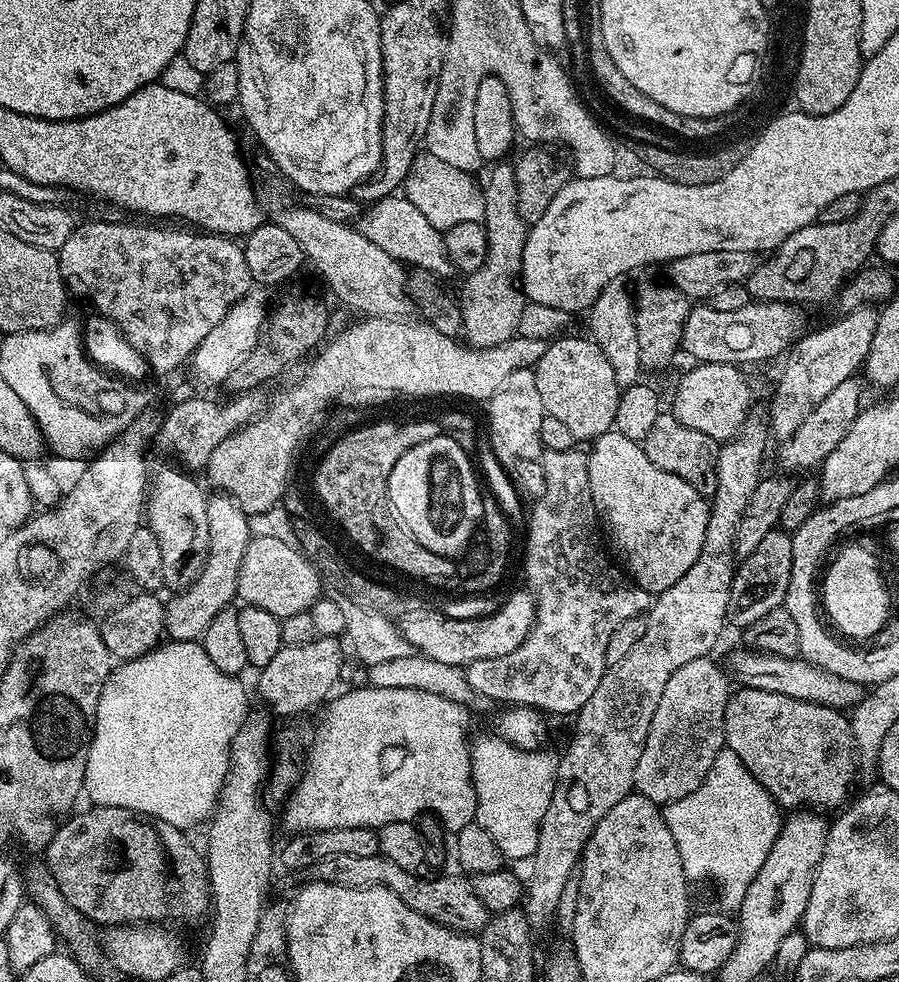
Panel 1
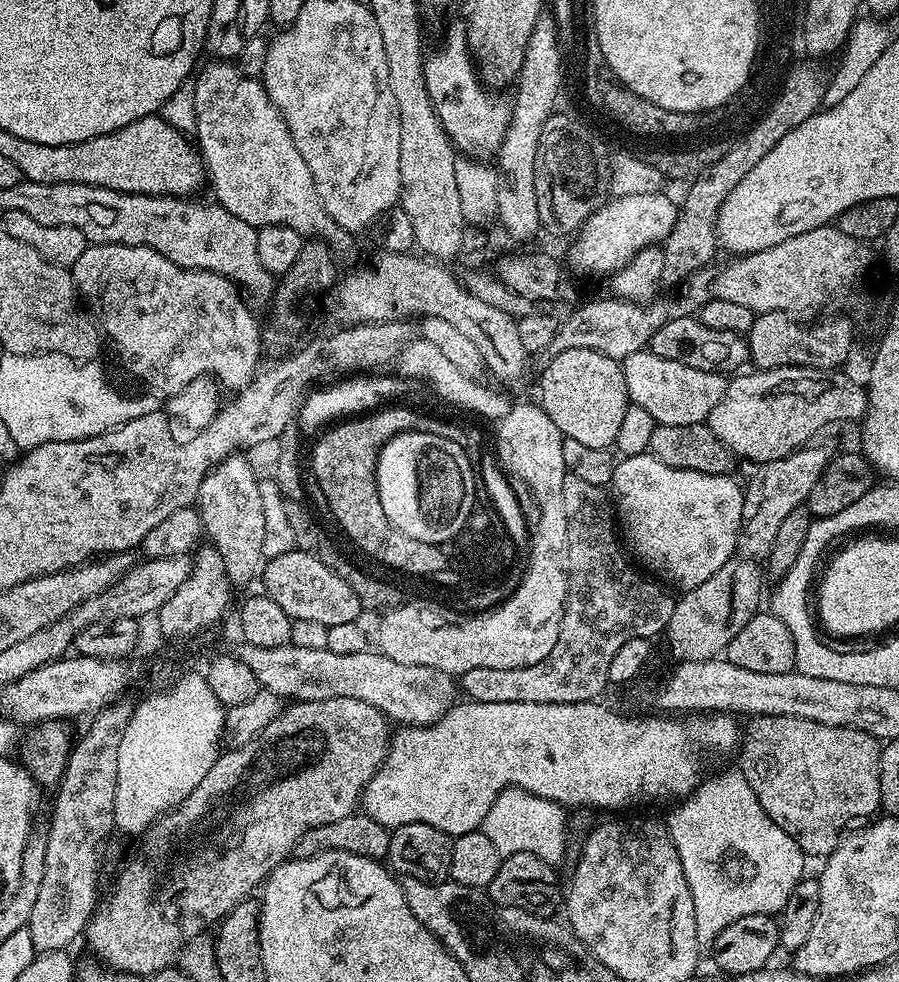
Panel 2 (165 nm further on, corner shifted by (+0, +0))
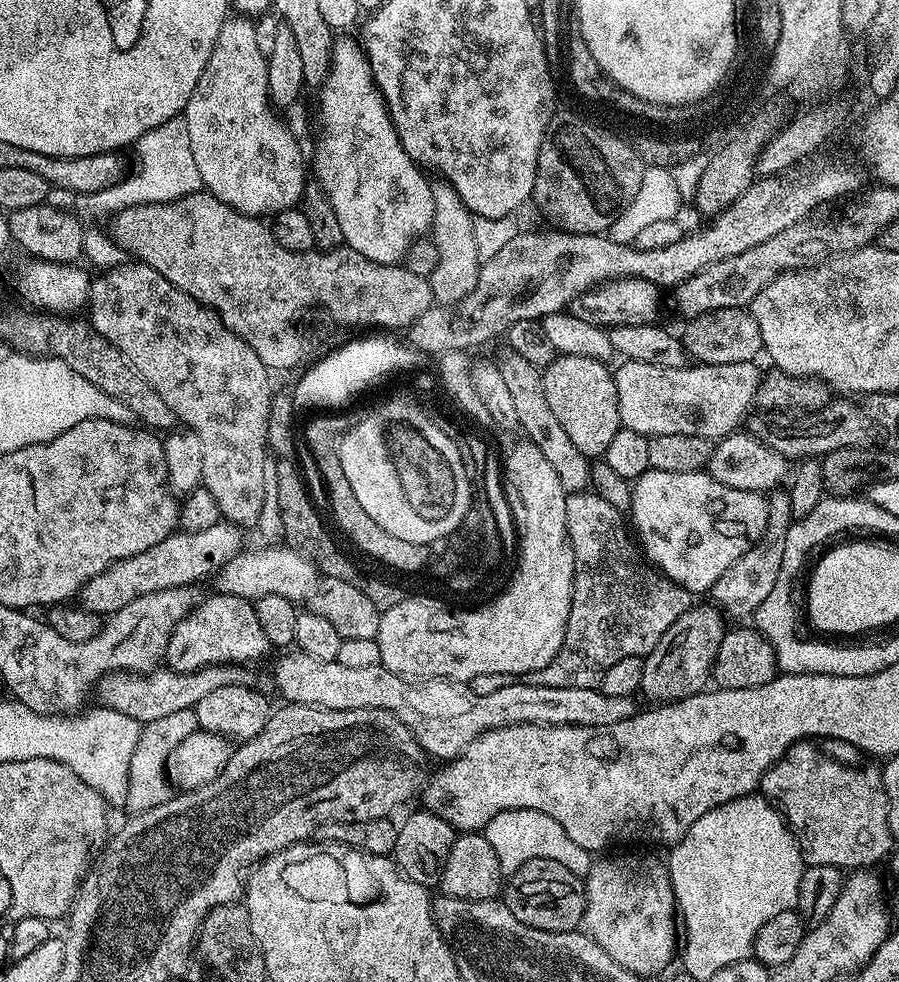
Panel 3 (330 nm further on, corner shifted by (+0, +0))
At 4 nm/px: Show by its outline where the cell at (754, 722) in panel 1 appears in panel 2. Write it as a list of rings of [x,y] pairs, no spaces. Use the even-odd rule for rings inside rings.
[[[753,716],[747,723],[748,729],[743,729],[738,745],[739,771],[744,773],[746,782],[750,782],[750,790],[754,790],[758,802],[762,802],[762,810],[766,810],[766,814],[770,814],[770,818],[774,818],[774,822],[798,842],[805,857],[827,858],[840,844],[842,833],[851,820],[864,822],[881,811],[882,744],[875,736],[857,728],[832,726],[797,716]]]

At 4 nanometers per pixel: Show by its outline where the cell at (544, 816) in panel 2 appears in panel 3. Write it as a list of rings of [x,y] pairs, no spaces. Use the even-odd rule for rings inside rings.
[[[502,810],[502,814],[494,814],[494,818],[490,818],[490,822],[482,829],[482,834],[490,842],[494,854],[498,854],[498,866],[504,874],[517,872],[534,858],[546,858],[566,866],[570,874],[584,878],[594,863],[593,853],[582,850],[582,846],[571,840],[566,830],[562,830],[562,826],[550,818],[550,814],[542,814],[538,810]]]

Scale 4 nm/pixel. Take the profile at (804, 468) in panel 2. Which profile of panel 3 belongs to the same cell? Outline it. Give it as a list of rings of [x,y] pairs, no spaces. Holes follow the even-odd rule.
[[[773,491],[767,497],[767,501],[768,529],[764,531],[764,539],[755,548],[751,548],[749,552],[744,554],[742,558],[738,558],[738,562],[734,562],[734,566],[730,566],[730,570],[726,570],[726,574],[722,574],[722,578],[718,578],[718,582],[714,582],[712,587],[711,603],[725,617],[755,617],[758,606],[762,606],[762,602],[766,602],[770,590],[774,590],[774,586],[778,582],[778,574],[782,570],[784,536],[788,533],[788,527],[791,526],[794,517],[787,491]]]

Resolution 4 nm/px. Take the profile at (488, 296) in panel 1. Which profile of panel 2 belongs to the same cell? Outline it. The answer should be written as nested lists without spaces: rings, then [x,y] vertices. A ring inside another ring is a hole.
[[[541,14],[534,22],[532,33],[526,42],[524,61],[514,85],[516,100],[511,101],[512,118],[508,123],[506,138],[494,160],[494,168],[498,173],[496,181],[498,224],[516,240],[532,240],[542,232],[538,218],[538,194],[534,194],[534,158],[538,154],[542,130],[551,118],[548,110],[552,102],[553,89],[556,88],[557,69],[562,65],[560,51],[562,45],[556,31],[555,15]]]

